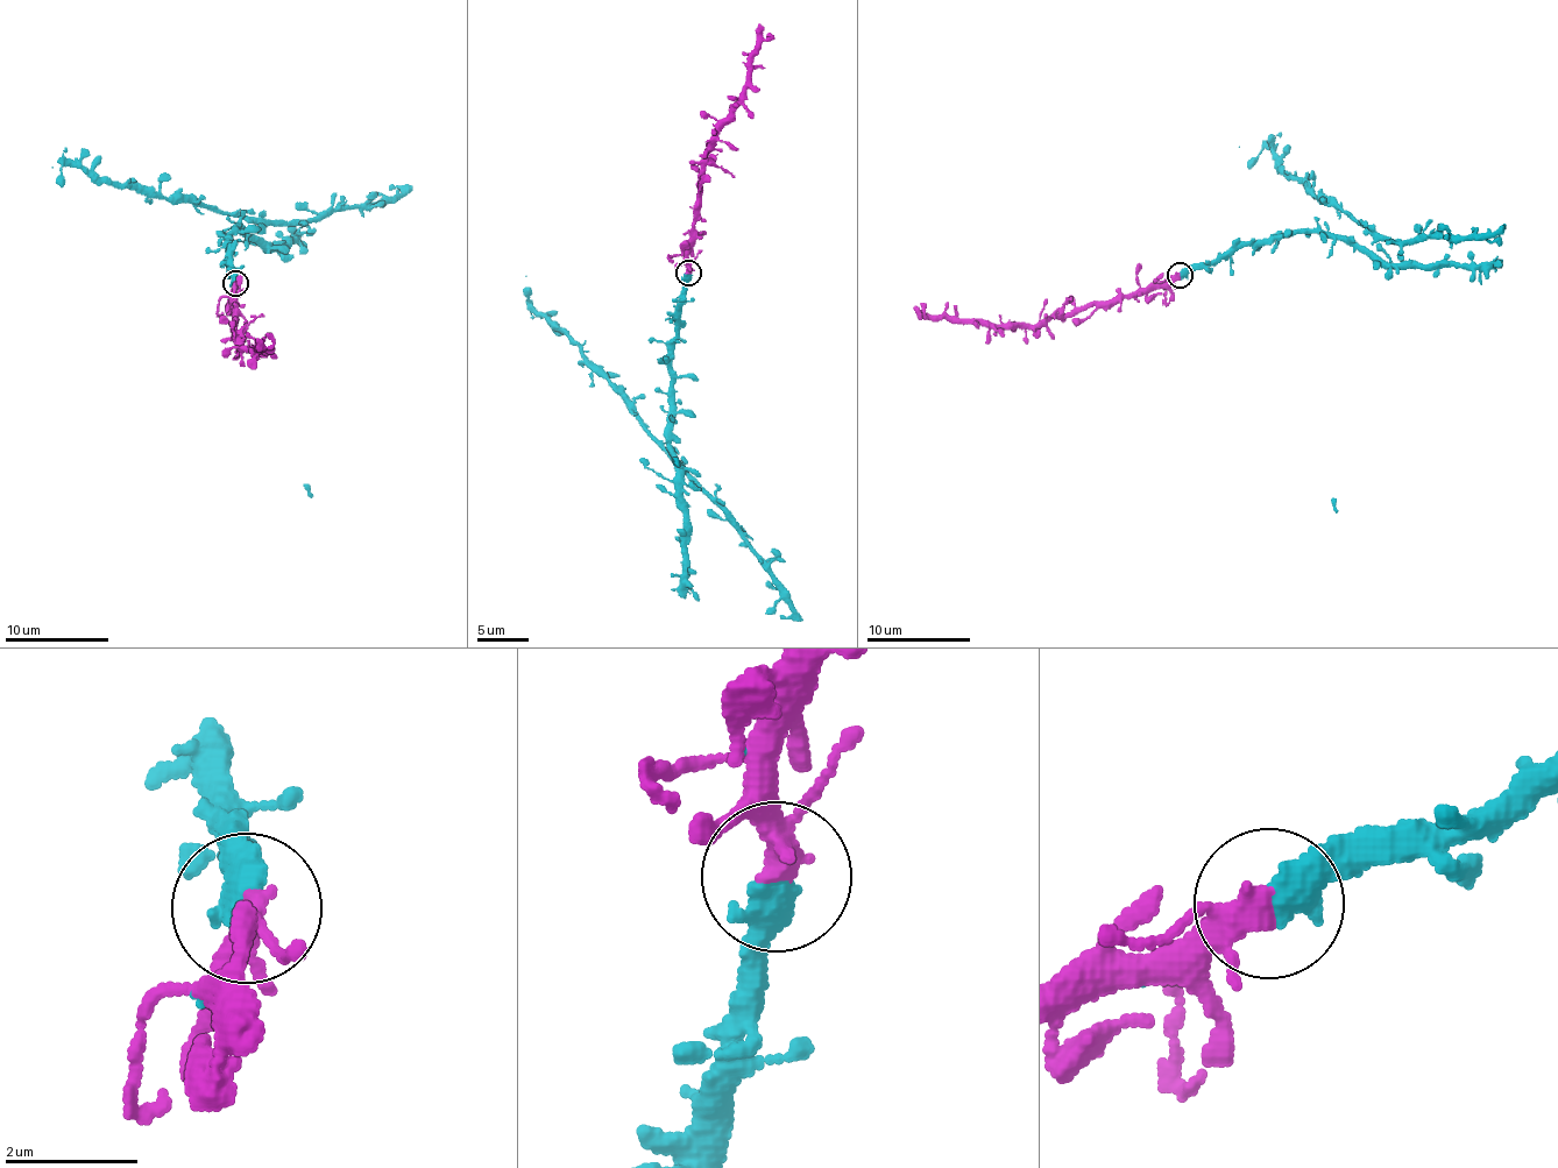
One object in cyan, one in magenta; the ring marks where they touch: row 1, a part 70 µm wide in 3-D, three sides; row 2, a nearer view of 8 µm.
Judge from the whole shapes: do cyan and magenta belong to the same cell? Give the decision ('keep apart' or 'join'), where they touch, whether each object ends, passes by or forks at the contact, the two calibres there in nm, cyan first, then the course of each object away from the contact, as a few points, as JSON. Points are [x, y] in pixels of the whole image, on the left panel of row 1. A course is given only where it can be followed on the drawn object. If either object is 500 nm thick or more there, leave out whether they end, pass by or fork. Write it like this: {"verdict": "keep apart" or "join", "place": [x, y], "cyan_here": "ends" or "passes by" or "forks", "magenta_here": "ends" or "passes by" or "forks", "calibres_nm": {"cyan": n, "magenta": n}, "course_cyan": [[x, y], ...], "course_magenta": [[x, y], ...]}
{"verdict": "join", "place": [235, 283], "calibres_nm": {"cyan": 500, "magenta": 260}, "course_cyan": [[234, 284], [229, 236], [242, 225], [259, 236], [262, 226], [121, 189], [72, 164], [58, 176], [51, 168]], "course_magenta": [[234, 284], [231, 295], [239, 348], [256, 352], [259, 348], [254, 348], [268, 348], [273, 338], [267, 333]]}

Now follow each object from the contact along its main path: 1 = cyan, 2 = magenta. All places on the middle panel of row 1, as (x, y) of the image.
1: (687, 273), (677, 311), (671, 360), (670, 443), (680, 464), (574, 344), (530, 304), (525, 295), (525, 275)
2: (687, 273), (708, 146), (714, 128), (743, 90), (746, 56), (772, 37), (767, 32)

